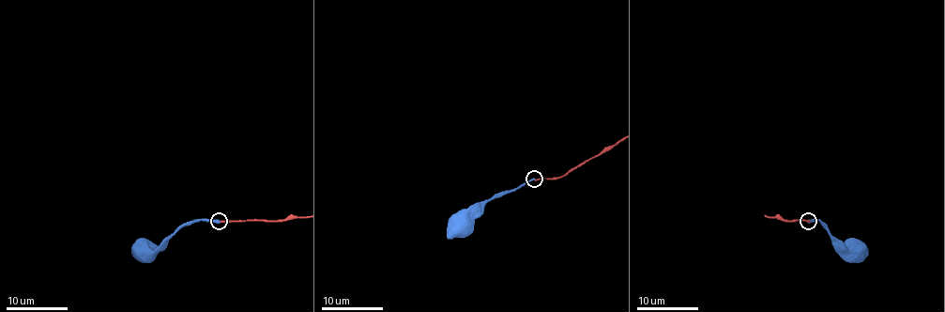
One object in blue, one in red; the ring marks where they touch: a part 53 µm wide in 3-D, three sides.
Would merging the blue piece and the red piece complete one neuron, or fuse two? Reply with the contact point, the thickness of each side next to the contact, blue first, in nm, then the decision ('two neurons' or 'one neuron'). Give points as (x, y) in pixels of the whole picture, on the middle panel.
place (534, 179); calibres 340 and 200 nm; two neurons

